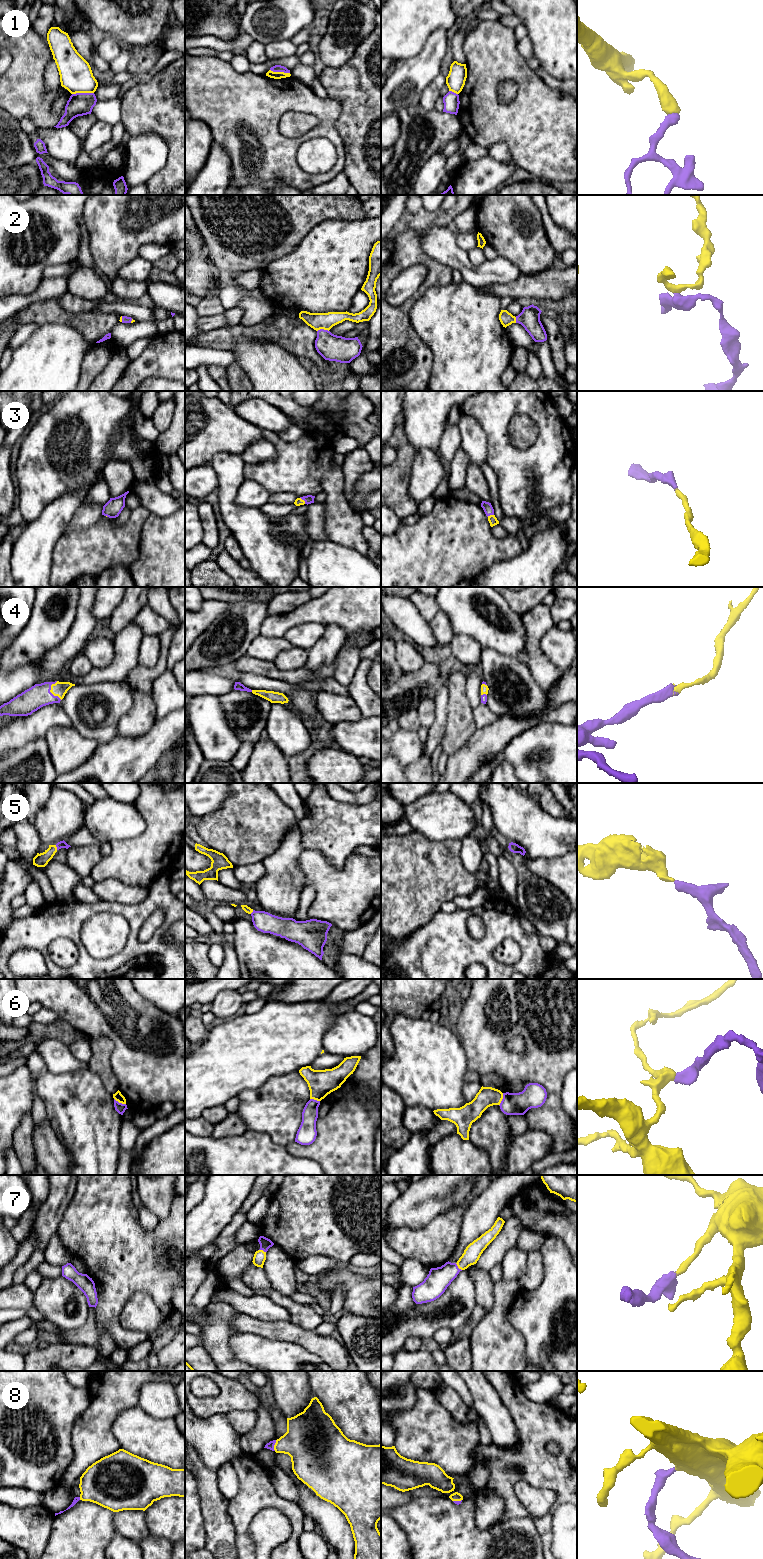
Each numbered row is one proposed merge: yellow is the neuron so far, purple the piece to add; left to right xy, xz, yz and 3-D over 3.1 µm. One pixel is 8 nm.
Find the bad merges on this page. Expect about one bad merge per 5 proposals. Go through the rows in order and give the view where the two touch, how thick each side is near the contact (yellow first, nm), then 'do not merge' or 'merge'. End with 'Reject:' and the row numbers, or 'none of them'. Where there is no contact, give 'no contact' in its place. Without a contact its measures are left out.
1: contact in xy; calibres 260 and 190 nm; do not merge
2: contact in xz; calibres 140 and 220 nm; merge
3: contact in xz; calibres 60 and 70 nm; merge
4: contact in xy; calibres 120 and 190 nm; merge
5: contact in xy; calibres 110 and 60 nm; merge
6: contact in yz; calibres 160 and 190 nm; do not merge
7: contact in yz; calibres 140 and 190 nm; merge
8: contact in xz; calibres 340 and 60 nm; merge
Reject: 1, 6

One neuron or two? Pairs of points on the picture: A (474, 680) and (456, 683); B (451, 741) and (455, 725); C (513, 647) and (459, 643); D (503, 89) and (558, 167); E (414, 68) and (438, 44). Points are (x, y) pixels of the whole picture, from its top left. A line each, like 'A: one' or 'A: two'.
A: two
B: one
C: two
D: two
E: one

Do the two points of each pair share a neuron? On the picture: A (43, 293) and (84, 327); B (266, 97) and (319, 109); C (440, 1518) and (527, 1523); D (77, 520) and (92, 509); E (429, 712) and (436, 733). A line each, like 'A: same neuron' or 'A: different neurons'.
A: different neurons
B: same neuron
C: same neuron
D: same neuron
E: different neurons

